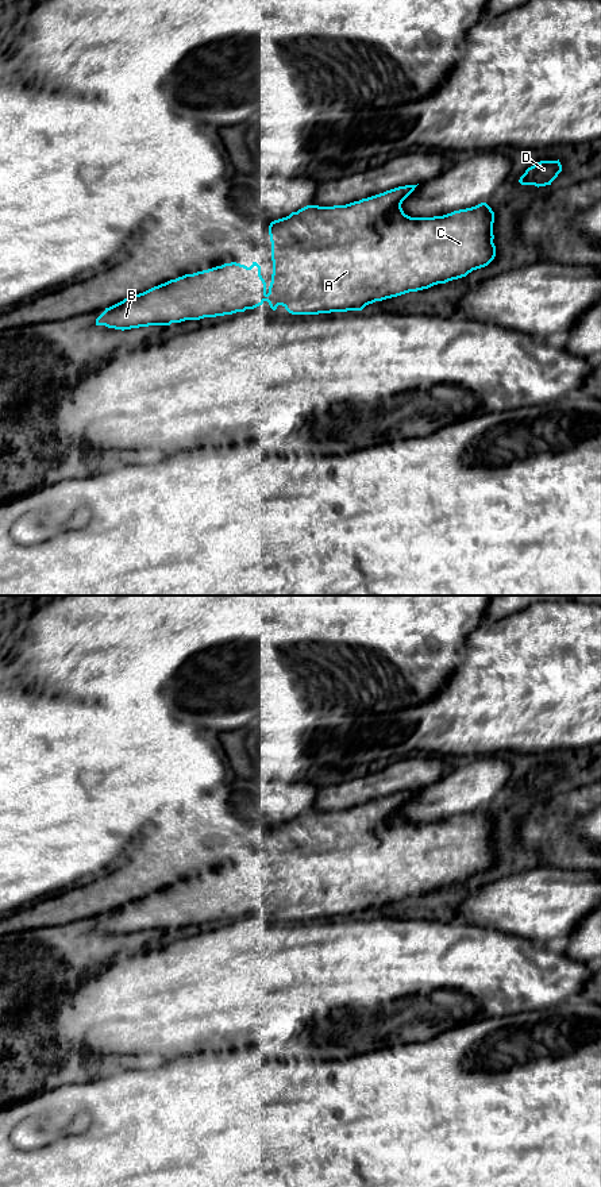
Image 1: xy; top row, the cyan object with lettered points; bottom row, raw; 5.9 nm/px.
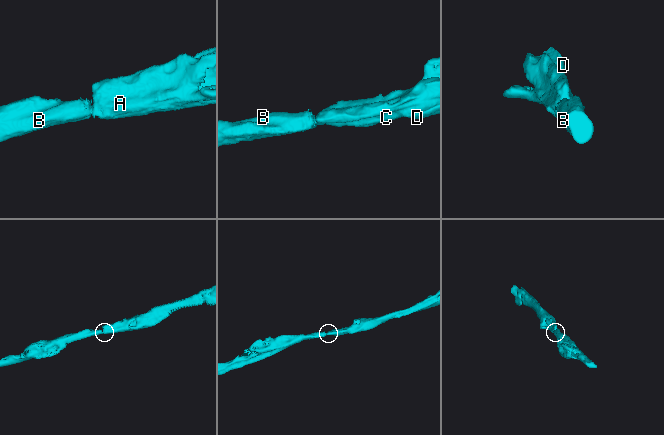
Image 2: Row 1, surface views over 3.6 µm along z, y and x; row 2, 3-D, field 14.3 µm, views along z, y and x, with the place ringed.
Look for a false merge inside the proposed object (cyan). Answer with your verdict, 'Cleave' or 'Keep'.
Keep

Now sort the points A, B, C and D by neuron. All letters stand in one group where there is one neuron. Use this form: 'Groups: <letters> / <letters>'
Groups: A B C D

